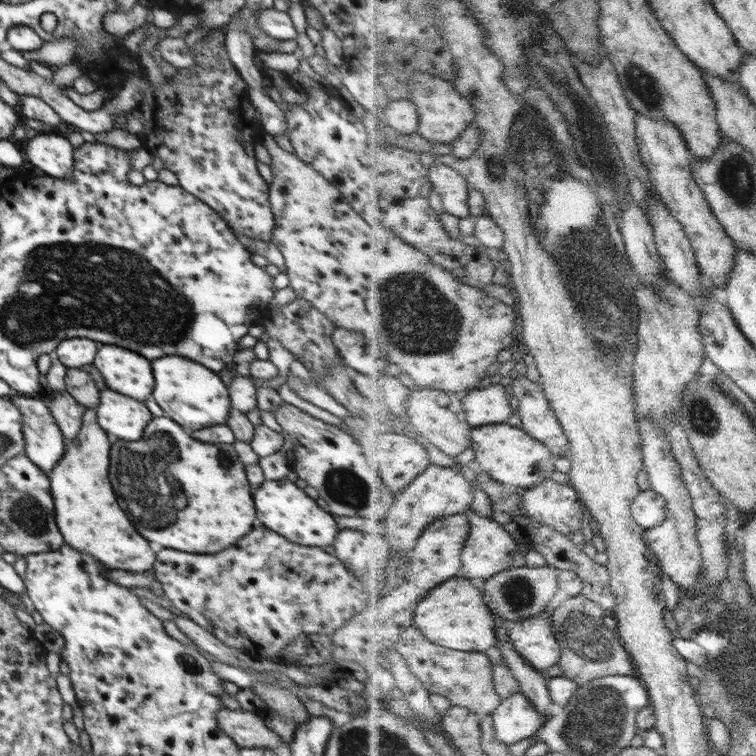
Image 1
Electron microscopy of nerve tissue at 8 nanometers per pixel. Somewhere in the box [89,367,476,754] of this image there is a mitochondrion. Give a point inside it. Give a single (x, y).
(159, 506)

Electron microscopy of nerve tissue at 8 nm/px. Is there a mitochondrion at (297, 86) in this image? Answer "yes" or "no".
no

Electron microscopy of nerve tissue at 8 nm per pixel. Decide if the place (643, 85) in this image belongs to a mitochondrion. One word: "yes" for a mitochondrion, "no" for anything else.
yes

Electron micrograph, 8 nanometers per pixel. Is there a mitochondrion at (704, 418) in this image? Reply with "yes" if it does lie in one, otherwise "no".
yes

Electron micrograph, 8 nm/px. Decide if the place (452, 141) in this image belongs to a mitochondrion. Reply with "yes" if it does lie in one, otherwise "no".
no

